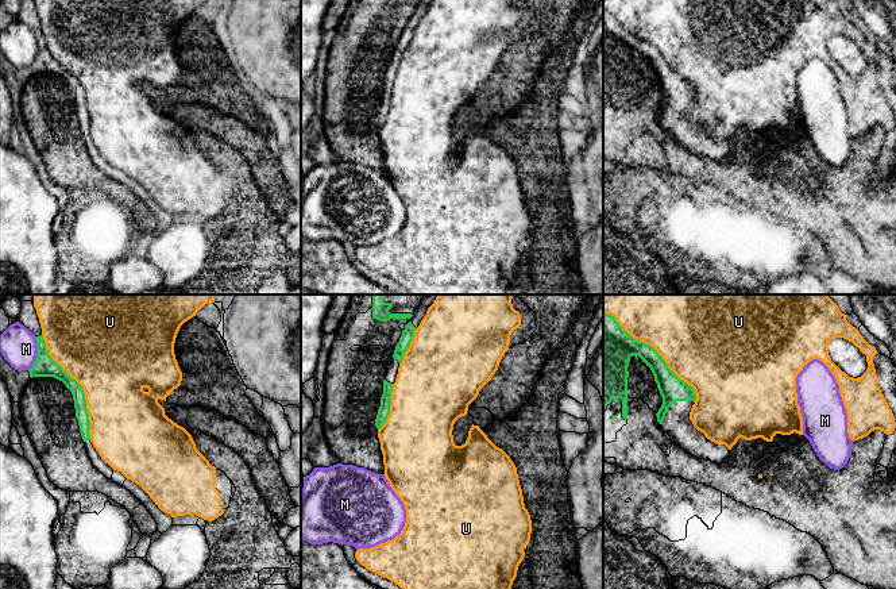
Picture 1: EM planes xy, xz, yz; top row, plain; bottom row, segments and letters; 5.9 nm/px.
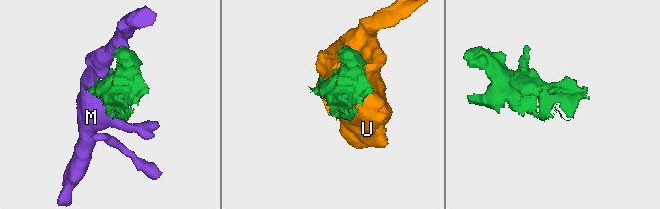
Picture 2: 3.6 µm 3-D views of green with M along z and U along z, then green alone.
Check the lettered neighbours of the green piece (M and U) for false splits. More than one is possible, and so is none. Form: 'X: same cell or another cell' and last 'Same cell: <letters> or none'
M: another cell
U: another cell
Same cell: none

